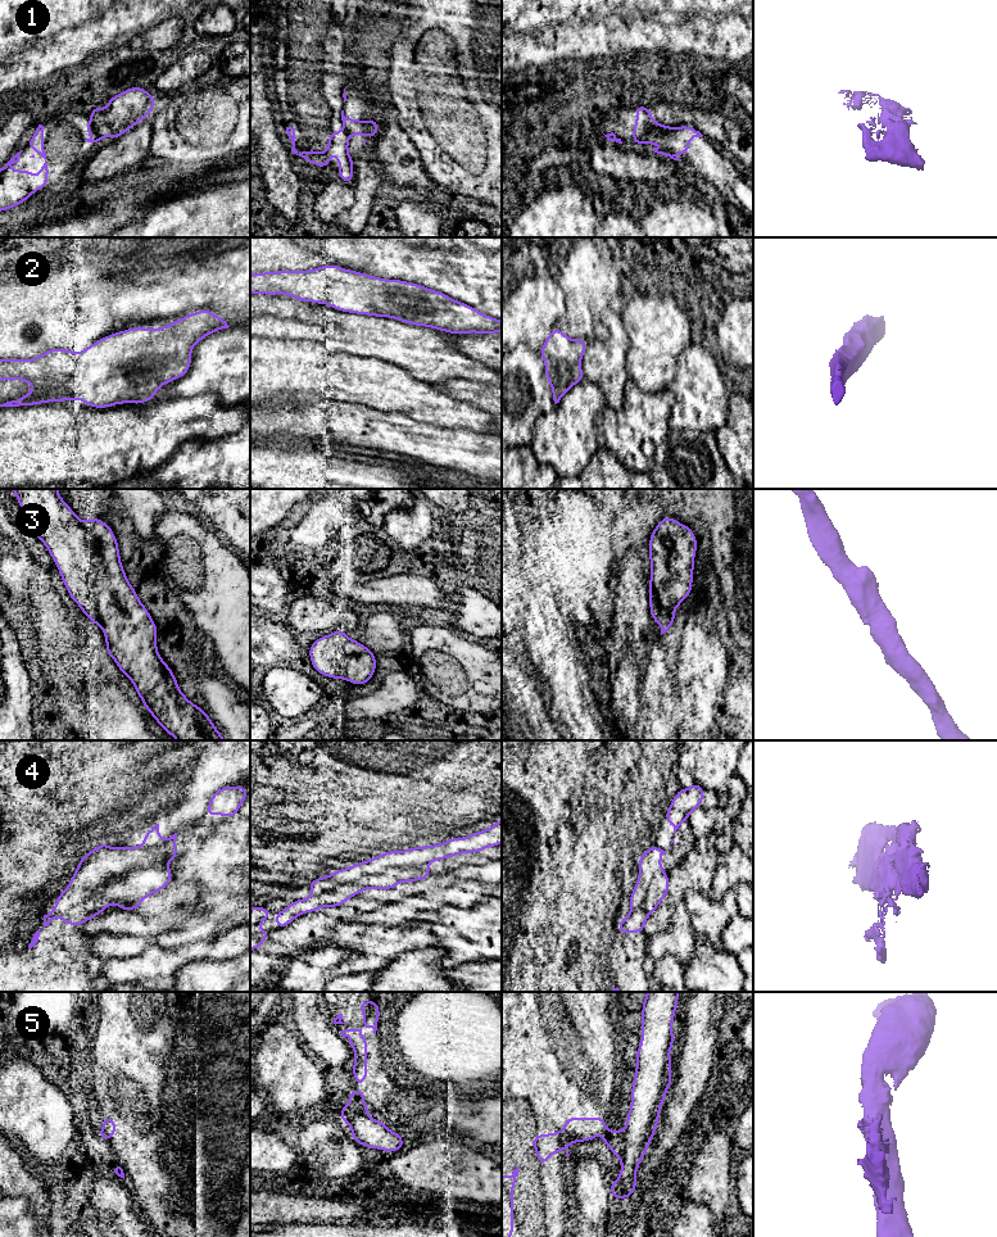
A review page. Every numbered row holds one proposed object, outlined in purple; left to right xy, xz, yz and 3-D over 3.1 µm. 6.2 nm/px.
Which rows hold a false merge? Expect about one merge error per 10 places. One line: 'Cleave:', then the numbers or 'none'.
Cleave: 1, 5

